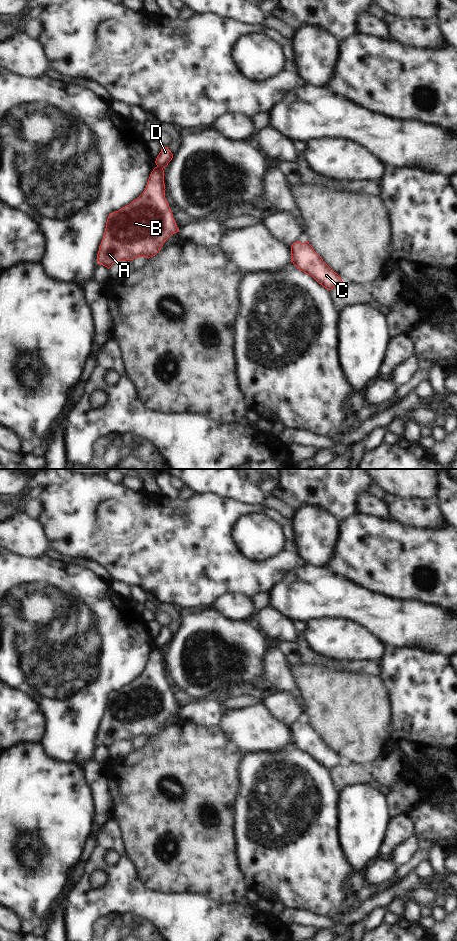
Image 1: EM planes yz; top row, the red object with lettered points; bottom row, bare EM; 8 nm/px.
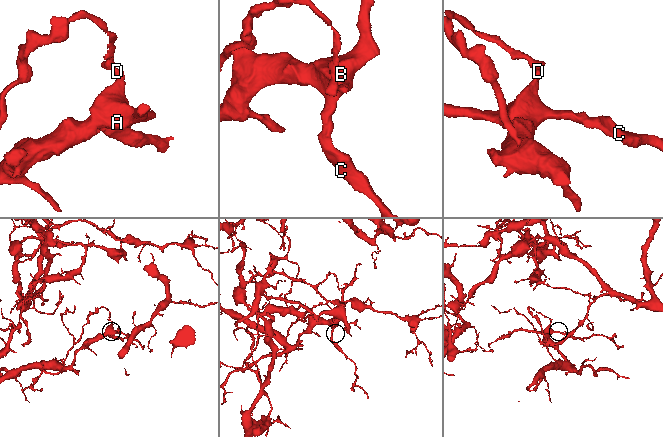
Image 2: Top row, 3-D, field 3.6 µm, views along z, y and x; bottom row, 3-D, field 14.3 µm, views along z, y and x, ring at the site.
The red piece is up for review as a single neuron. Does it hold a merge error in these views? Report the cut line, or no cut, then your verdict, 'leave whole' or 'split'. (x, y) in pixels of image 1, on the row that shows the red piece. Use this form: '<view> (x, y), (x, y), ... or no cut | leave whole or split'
yz (157, 166), (162, 169) | split

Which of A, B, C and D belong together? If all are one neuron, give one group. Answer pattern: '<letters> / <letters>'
A B C / D

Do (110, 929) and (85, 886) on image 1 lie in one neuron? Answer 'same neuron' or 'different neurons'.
same neuron

